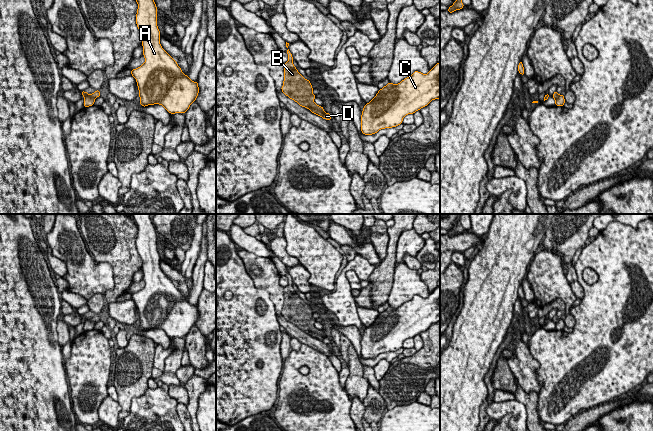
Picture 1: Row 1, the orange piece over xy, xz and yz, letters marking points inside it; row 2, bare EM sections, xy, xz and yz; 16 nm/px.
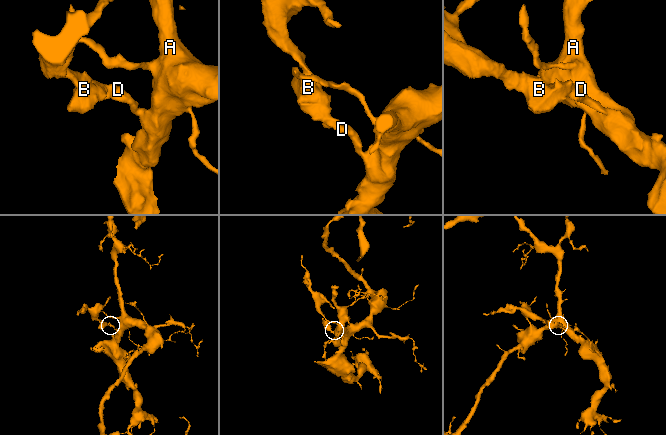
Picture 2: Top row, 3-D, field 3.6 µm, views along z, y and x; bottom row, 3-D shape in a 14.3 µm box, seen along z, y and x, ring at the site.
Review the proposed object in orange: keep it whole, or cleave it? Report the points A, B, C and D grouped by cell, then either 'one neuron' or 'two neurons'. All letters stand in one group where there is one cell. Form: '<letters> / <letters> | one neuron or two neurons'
A C D / B | two neurons

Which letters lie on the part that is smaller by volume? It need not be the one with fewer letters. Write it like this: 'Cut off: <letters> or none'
Cut off: B

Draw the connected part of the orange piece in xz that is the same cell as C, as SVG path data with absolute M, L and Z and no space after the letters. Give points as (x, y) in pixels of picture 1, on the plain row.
M440 286L427 298L414 295L398 308L388 307L366 327L361 339L361 356L373 359L381 353L402 348L403 342L440 322Z

